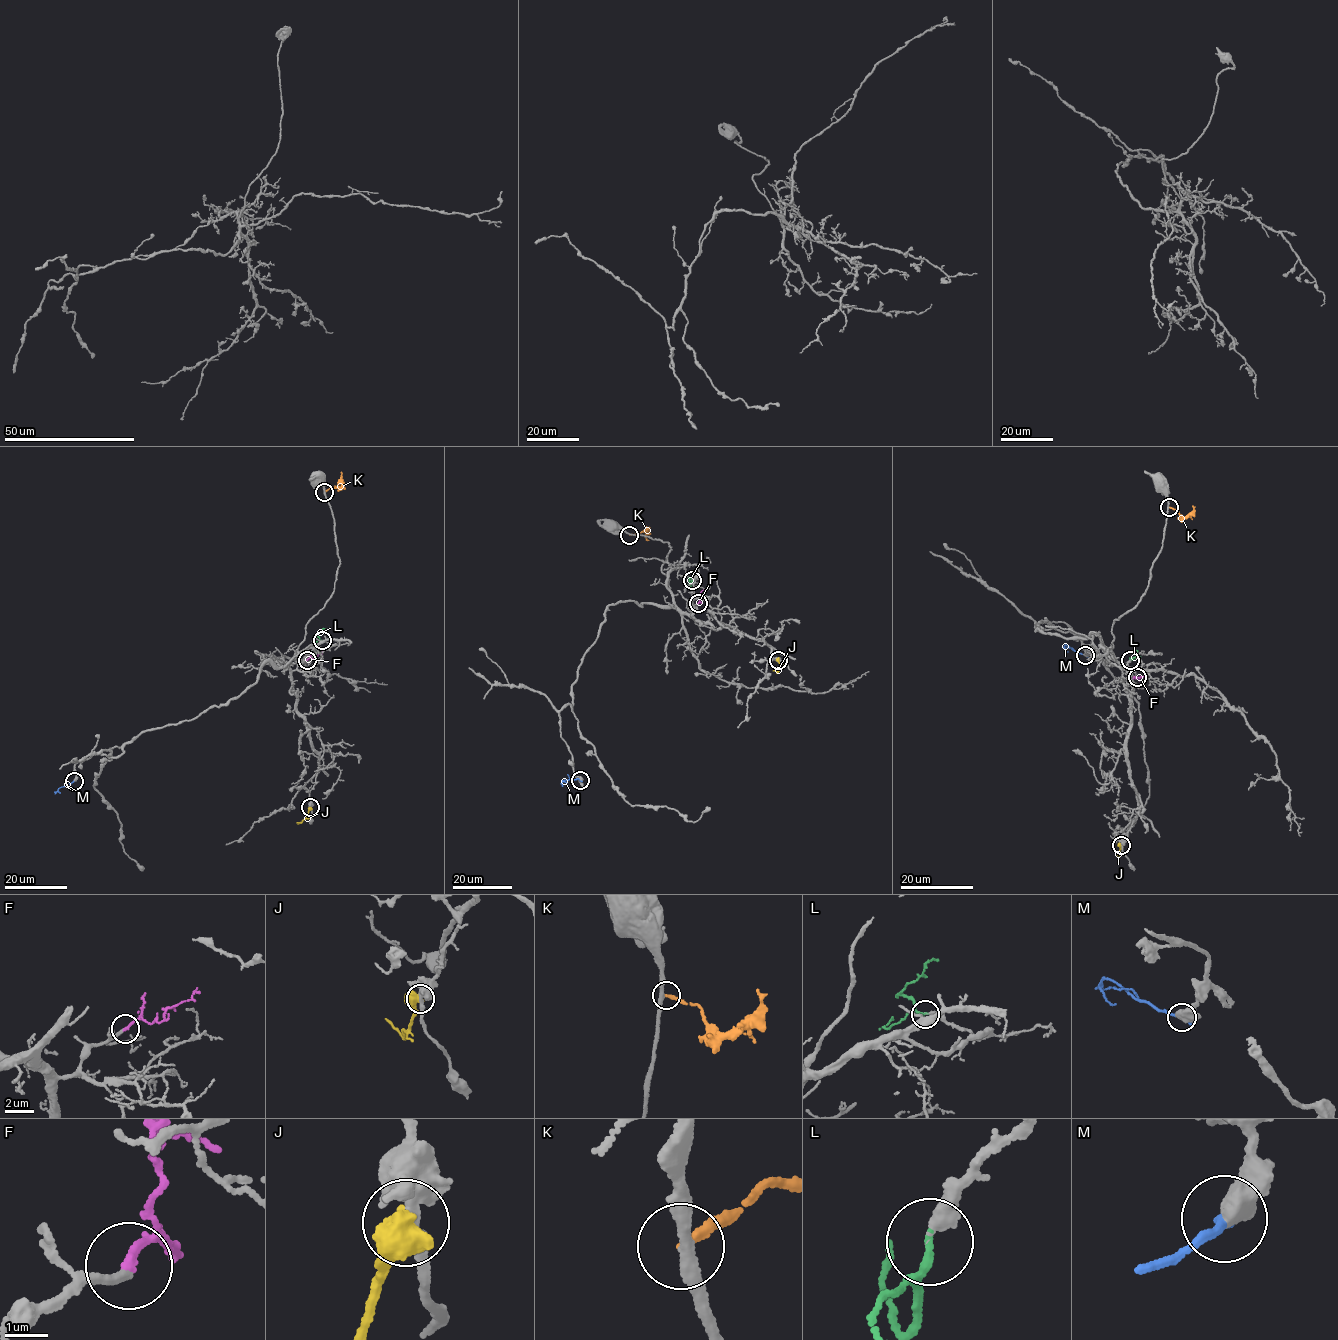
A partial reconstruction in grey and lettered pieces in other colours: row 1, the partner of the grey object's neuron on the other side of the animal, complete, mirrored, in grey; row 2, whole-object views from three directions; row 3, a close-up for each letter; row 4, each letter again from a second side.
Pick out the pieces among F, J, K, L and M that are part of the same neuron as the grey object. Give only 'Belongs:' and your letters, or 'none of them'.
Belongs: F, L

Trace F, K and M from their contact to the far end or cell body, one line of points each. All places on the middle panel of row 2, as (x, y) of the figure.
F: (698, 603), (699, 595), (705, 591)
K: (629, 535), (645, 530), (648, 540)
M: (580, 780), (562, 780), (562, 785)

